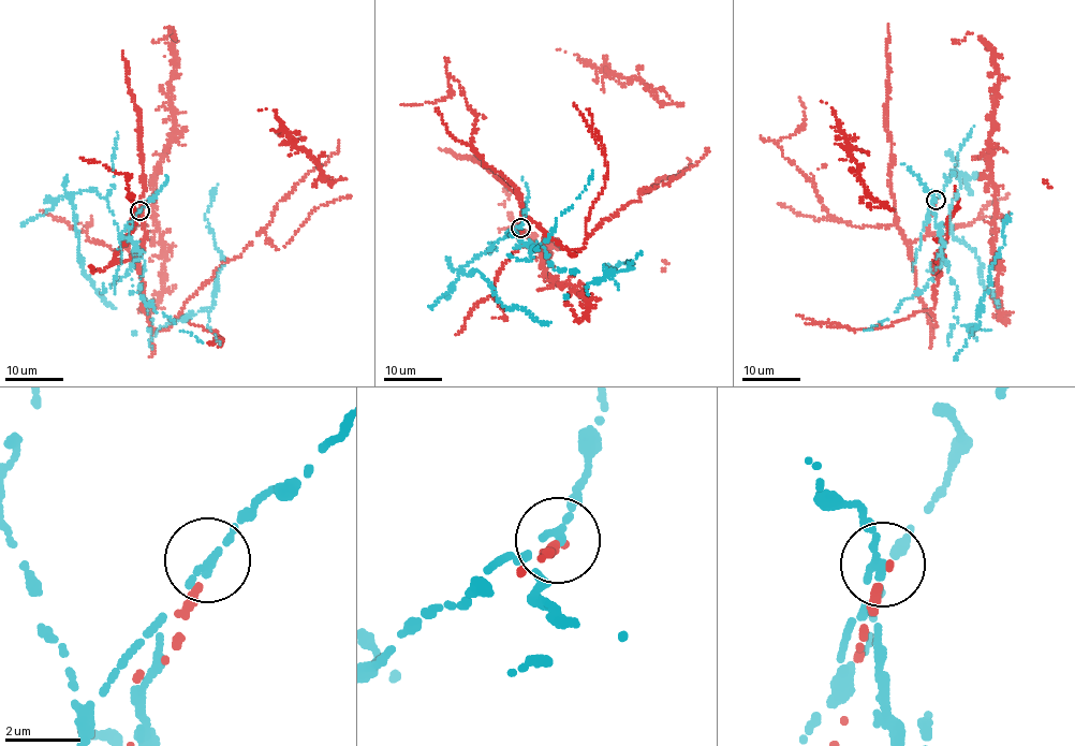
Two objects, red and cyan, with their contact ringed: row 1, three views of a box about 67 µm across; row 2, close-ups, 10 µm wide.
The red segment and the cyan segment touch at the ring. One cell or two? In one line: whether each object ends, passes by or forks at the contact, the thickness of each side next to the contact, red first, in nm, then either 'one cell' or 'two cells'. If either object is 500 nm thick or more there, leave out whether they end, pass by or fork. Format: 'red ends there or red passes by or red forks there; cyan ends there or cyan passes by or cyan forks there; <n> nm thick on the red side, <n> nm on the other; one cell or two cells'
red ends there; cyan ends there; 160 nm thick on the red side, 300 nm on the other; two cells

